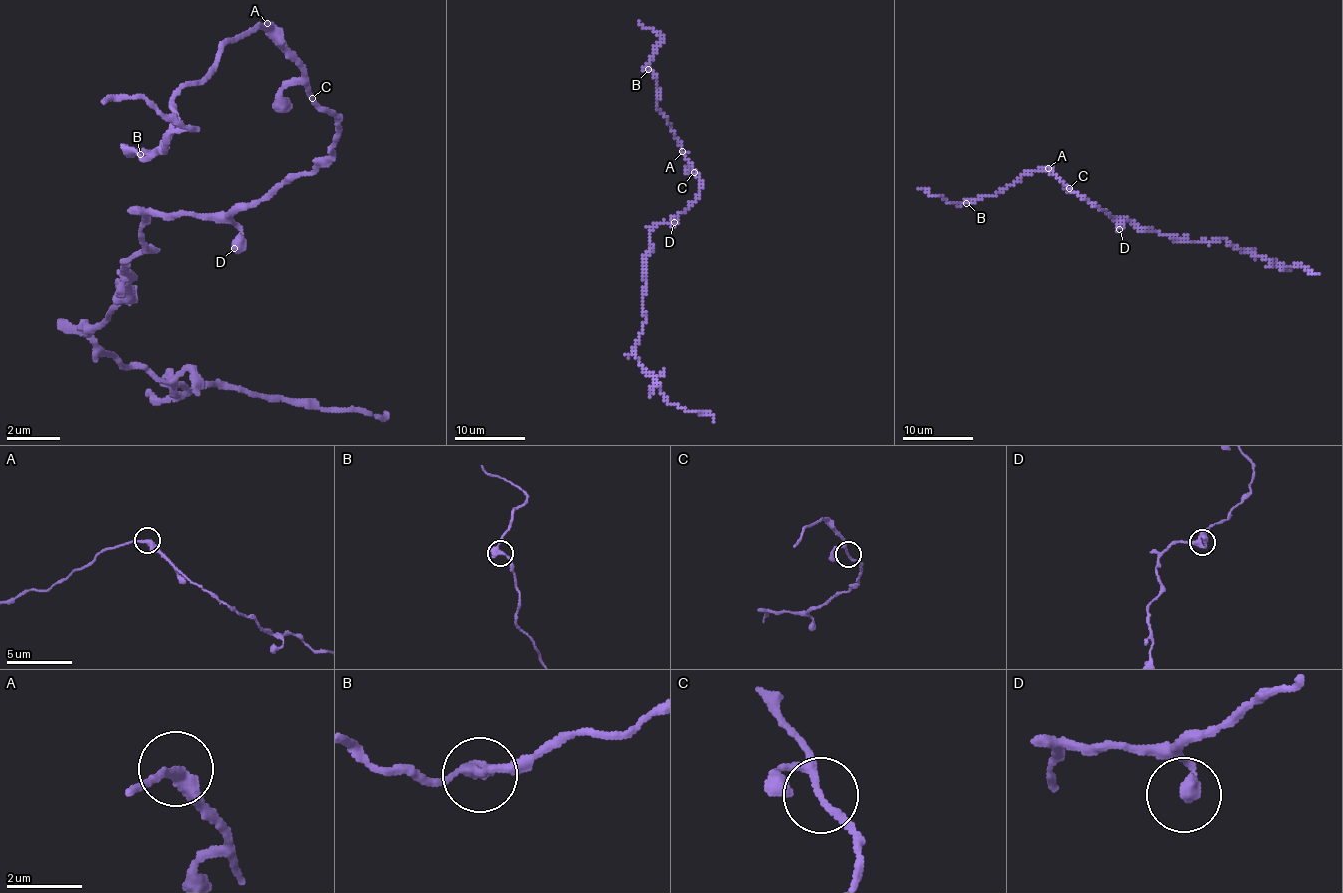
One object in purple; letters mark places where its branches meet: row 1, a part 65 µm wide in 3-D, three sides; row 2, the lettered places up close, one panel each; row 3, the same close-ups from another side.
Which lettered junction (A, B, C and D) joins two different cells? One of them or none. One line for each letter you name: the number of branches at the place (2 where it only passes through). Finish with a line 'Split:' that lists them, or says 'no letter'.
Split: no letter

